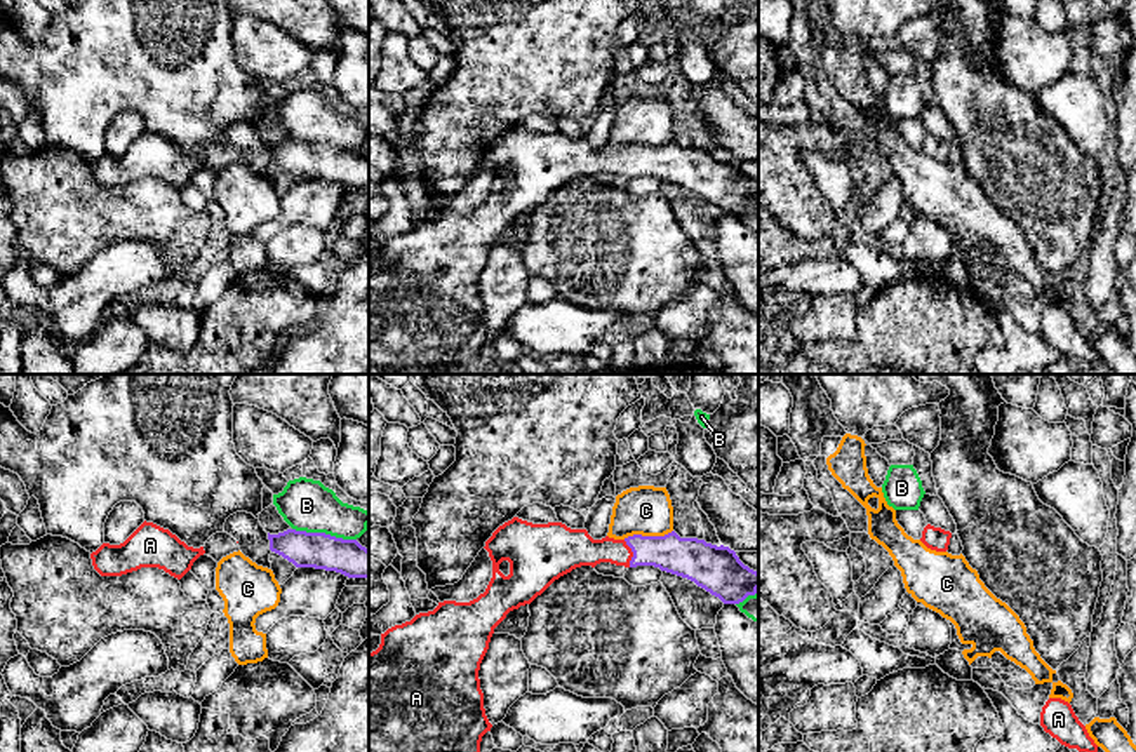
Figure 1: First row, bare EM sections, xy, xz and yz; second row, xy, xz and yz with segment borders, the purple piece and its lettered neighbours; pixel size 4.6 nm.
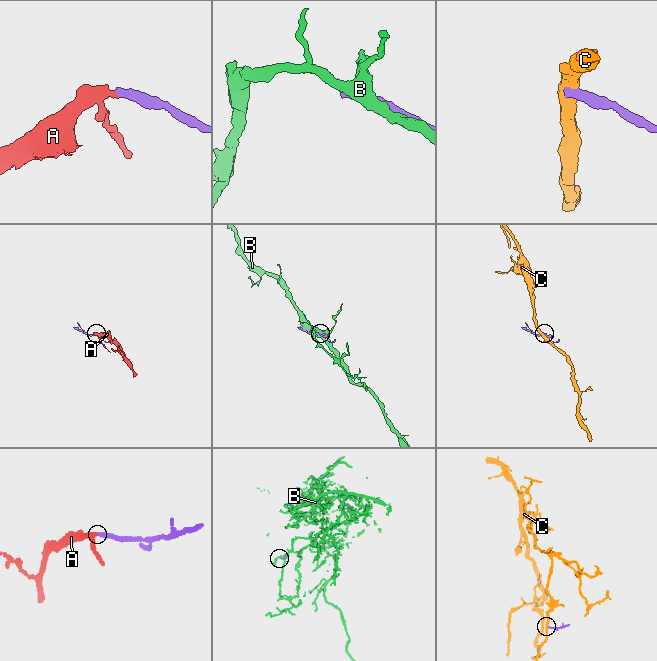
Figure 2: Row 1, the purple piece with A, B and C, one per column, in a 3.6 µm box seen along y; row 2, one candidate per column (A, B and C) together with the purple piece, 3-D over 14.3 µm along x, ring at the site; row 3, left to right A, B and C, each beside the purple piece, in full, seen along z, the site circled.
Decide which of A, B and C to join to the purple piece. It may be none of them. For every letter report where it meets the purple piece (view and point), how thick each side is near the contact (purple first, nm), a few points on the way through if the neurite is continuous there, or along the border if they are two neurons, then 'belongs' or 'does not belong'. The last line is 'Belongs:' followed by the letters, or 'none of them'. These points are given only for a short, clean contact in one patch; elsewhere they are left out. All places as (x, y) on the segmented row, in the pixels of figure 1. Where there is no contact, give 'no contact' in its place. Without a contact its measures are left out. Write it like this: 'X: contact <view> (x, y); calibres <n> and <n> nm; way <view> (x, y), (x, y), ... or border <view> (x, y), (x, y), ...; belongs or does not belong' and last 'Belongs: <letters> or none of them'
A: contact xz (634, 554); calibres 190 and 160 nm; way xz (688, 557), (634, 554), (580, 549); belongs
B: contact xy (324, 533); calibres 170 and 240 nm; does not belong
C: contact xz (648, 537); calibres 190 and 220 nm; border xz (672, 530), (663, 535), (628, 535), (623, 538); does not belong
Belongs: A

